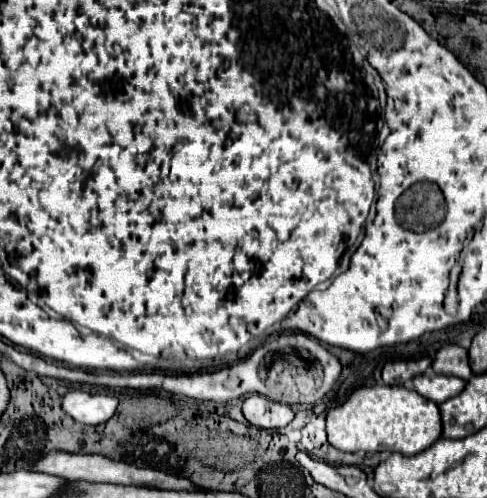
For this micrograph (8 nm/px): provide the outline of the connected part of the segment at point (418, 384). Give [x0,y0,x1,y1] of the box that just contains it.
[414,371,466,405]

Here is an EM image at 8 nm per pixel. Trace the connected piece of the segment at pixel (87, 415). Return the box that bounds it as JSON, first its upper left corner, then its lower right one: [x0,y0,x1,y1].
[62,389,118,425]

